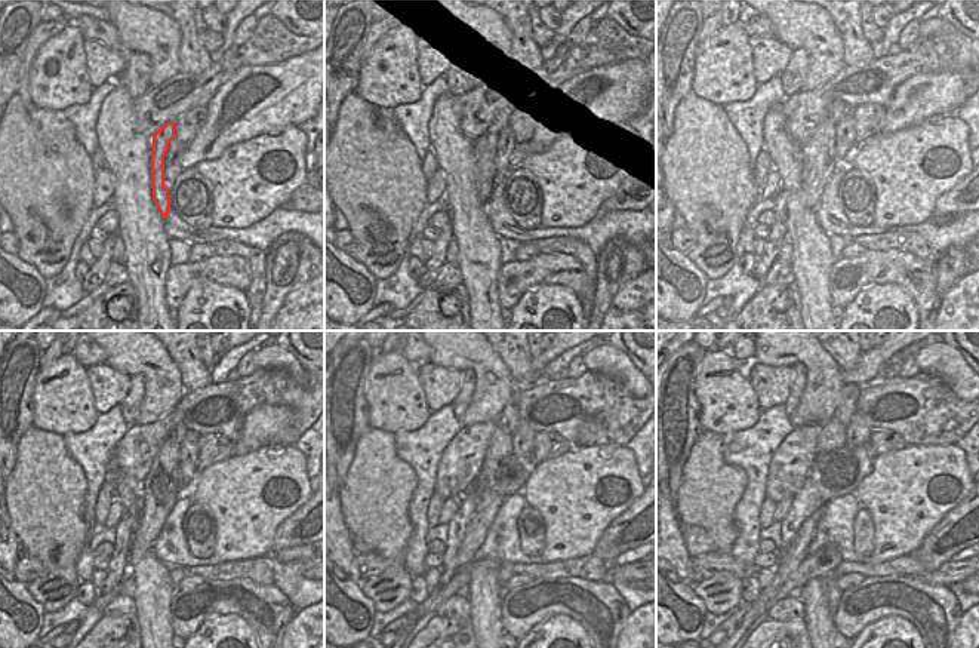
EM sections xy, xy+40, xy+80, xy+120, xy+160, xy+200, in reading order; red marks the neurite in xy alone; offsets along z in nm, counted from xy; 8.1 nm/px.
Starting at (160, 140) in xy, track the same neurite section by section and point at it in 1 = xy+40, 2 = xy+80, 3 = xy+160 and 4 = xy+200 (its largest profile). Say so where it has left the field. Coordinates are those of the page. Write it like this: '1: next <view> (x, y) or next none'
1: next xy+40 (502, 122)
2: next xy+80 (840, 108)
3: next xy+160 (508, 420)
4: next xy+200 (846, 407)

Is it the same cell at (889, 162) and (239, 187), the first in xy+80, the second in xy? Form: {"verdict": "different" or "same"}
{"verdict": "same"}

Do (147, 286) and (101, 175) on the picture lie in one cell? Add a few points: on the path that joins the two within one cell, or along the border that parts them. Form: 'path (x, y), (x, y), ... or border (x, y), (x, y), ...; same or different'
border (105, 165), (114, 177), (113, 197); different

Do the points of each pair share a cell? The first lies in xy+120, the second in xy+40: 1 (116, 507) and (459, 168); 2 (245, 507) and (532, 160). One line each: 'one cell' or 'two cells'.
1: two cells
2: one cell

